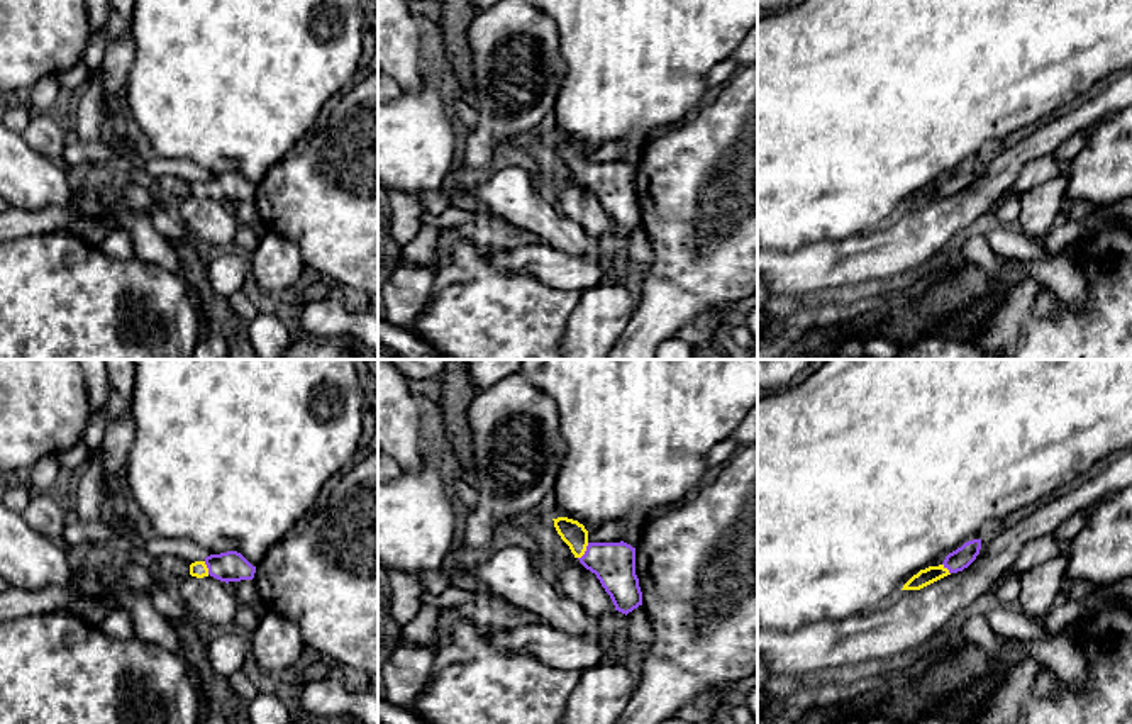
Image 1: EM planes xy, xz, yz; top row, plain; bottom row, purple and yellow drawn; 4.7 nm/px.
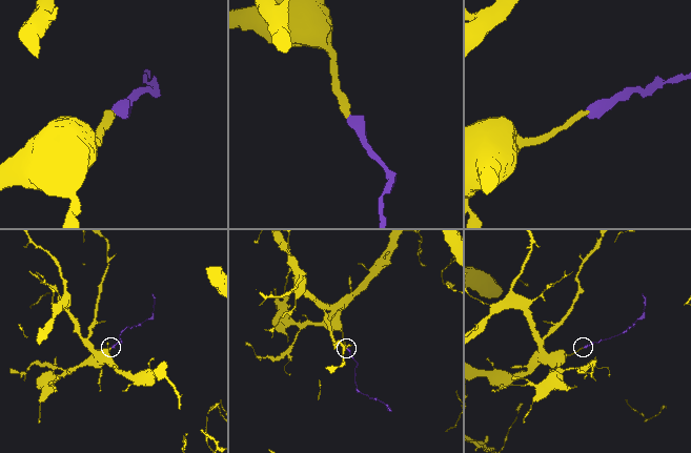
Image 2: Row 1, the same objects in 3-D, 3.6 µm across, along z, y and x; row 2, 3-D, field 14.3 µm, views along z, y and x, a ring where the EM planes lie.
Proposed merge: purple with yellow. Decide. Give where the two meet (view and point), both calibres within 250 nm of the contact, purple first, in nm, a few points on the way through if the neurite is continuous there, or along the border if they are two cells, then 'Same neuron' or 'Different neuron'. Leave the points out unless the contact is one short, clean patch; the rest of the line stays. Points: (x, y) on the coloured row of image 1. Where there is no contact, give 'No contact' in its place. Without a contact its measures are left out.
Touches purple at xz (585, 551). Thickness 200 nm (purple) against 120 nm. Path across: xz (614, 563), (585, 551), (573, 533). Same neuron

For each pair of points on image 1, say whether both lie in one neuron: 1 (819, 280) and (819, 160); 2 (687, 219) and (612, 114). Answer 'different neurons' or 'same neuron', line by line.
1: different neurons
2: different neurons

